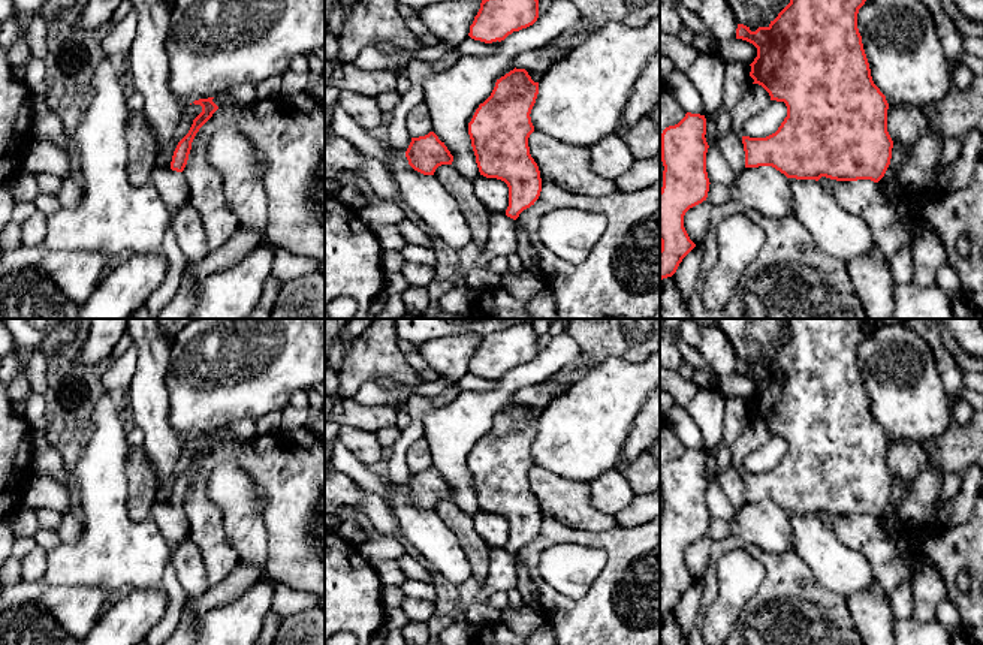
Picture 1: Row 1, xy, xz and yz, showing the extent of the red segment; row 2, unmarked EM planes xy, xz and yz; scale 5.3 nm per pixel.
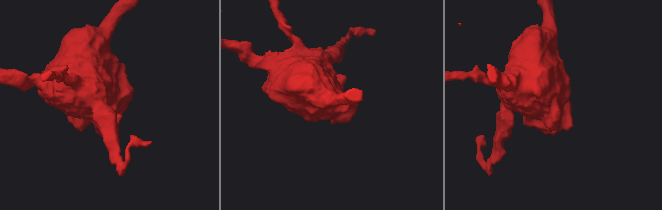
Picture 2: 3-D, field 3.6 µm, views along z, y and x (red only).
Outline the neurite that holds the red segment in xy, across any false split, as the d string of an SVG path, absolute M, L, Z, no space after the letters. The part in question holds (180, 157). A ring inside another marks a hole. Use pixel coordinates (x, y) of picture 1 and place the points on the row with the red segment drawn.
M208 97L208 99L199 99L199 100L193 102L195 105L202 106L202 112L193 120L193 124L192 124L189 133L178 142L178 145L174 151L174 156L172 156L172 162L171 162L172 171L177 171L177 172L184 171L187 160L189 160L190 150L192 150L192 142L193 142L196 133L218 109L218 106L212 102L212 99L214 97Z

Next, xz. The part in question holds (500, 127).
M515 67L497 79L491 96L468 123L479 172L507 184L506 215L513 220L534 205L542 192L540 171L528 147L534 132L530 114L537 94L539 82L525 69Z

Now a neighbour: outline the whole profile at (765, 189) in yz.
M772 166L744 168L729 189L732 199L747 211L756 210L766 217L793 214L790 181Z

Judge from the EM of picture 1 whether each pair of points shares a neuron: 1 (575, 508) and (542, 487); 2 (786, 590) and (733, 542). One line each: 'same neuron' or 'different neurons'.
1: same neuron
2: same neuron

